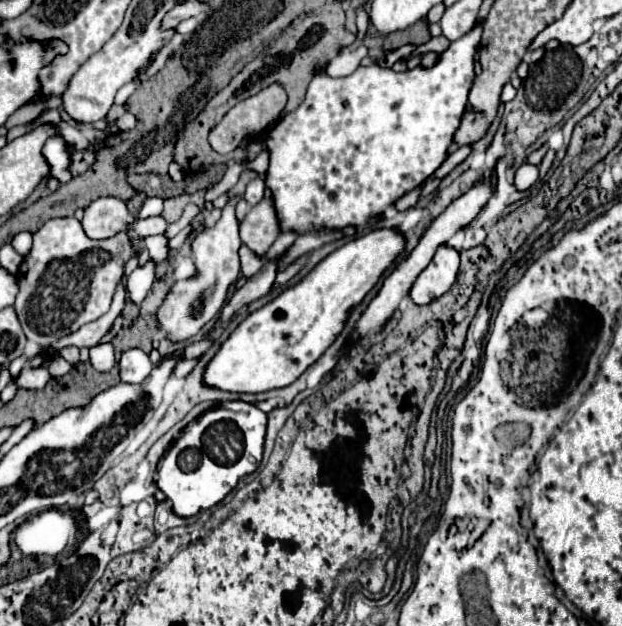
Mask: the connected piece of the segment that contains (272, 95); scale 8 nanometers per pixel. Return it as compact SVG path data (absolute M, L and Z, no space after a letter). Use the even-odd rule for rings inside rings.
M279 82L263 88L263 90L261 90L259 94L255 94L255 96L251 96L251 98L235 104L235 106L221 118L221 122L219 122L215 128L211 128L211 132L209 132L209 144L211 144L211 148L213 148L215 152L219 152L219 154L229 154L229 152L233 152L235 148L239 148L243 140L247 140L247 138L253 140L253 138L261 136L273 122L279 120L285 104L287 104L287 92L283 90L283 86L279 86Z

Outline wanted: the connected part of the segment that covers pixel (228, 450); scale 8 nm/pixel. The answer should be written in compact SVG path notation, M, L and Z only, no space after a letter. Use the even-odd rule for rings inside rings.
M225 402L209 412L205 412L201 418L191 422L189 430L177 440L177 444L165 454L165 458L159 464L157 470L157 486L173 504L173 512L177 516L189 518L199 514L201 510L207 510L215 504L219 504L235 486L237 482L255 472L255 468L261 462L263 456L263 440L265 440L265 428L267 428L267 414L261 412L257 406L247 402Z

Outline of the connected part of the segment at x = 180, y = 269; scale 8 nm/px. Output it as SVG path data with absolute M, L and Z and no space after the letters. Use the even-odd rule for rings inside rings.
M179 256L177 262L175 262L175 278L181 280L181 278L193 278L193 276L195 276L195 262L193 262L193 258Z

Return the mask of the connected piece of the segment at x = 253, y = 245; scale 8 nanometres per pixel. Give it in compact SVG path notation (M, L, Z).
M265 192L265 198L257 206L253 206L241 222L241 240L263 258L263 254L269 250L279 234L281 228L277 222L273 200L271 194Z

